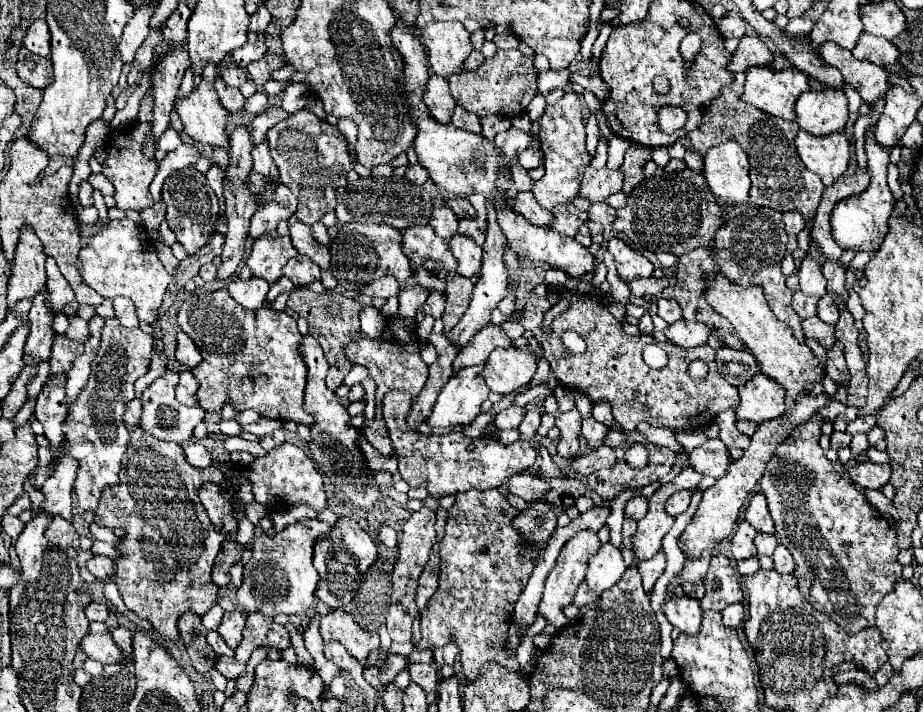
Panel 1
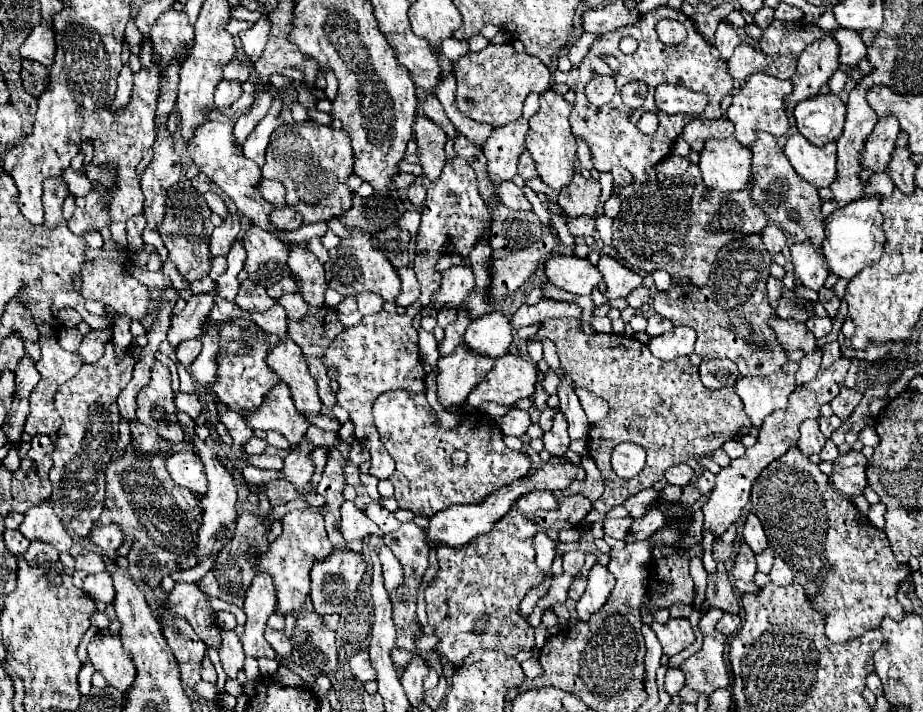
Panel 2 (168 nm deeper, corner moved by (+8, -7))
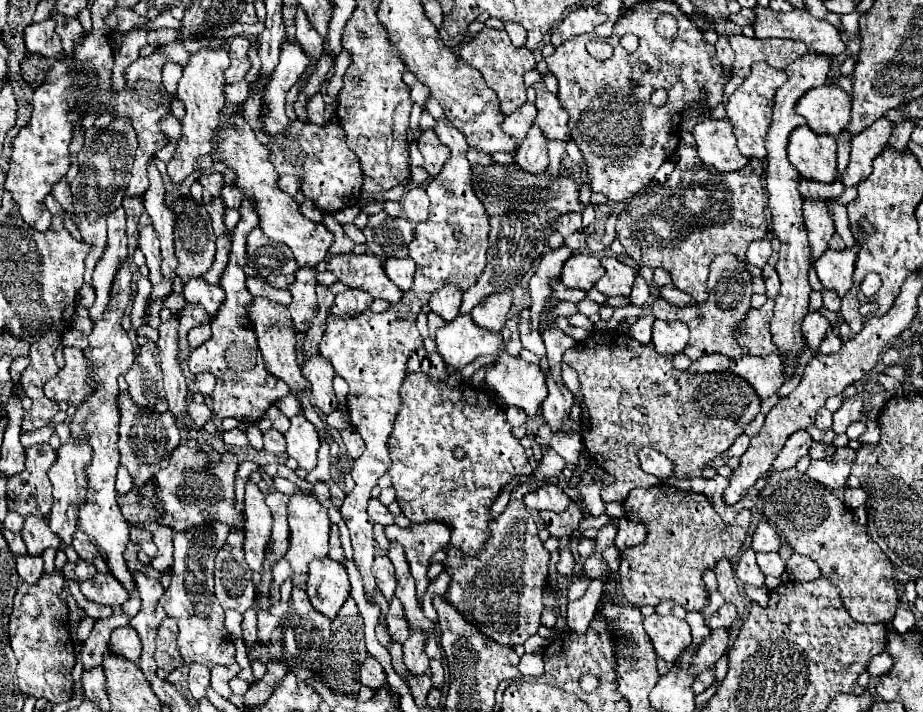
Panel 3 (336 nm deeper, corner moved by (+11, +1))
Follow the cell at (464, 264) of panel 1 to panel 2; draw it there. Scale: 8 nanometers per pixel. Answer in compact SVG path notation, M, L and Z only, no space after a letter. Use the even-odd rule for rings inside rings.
M452 266L448 270L442 272L442 286L440 286L440 292L434 300L434 308L440 310L440 308L458 308L464 298L472 292L472 288L476 286L476 280L474 280L474 274L470 268L466 266Z

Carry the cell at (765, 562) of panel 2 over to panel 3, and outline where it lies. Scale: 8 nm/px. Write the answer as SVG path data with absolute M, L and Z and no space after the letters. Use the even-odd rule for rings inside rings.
M767 552L767 554L757 554L757 564L763 570L763 574L773 574L773 576L781 576L785 572L785 560L775 552Z

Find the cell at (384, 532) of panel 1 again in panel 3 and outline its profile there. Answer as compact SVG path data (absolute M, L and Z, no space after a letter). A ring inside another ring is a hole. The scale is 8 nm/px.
M385 554L375 558L375 562L373 562L373 576L377 580L379 590L387 598L387 602L391 602L397 582L395 582L395 568L391 568L391 560L387 560Z

